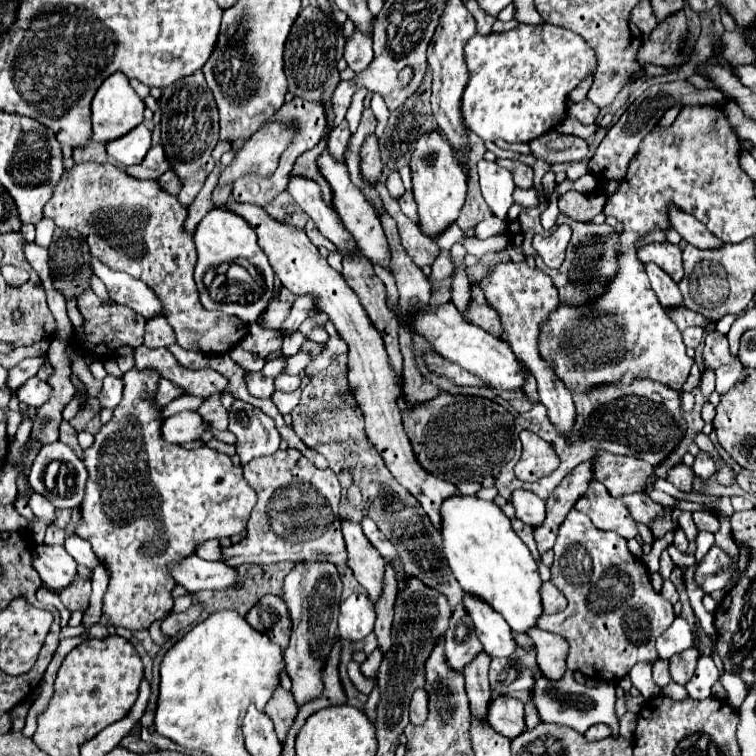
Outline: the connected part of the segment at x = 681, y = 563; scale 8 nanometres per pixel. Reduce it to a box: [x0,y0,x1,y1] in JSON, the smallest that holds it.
[667,545,693,567]

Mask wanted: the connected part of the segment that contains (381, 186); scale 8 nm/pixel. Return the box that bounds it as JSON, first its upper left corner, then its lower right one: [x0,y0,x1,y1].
[375,183,439,267]

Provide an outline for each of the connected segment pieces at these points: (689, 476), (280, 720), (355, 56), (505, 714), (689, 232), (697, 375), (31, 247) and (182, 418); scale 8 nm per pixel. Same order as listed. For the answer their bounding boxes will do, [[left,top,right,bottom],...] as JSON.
[[669,463,695,491],[265,687,297,743],[343,29,373,73],[489,697,525,739],[669,207,723,249],[681,363,701,391],[23,243,51,283],[161,409,211,443]]

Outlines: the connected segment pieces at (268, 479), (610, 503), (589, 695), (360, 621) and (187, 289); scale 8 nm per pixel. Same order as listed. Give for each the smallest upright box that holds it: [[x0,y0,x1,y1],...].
[[221,449,347,567],[575,481,637,539],[533,671,619,733],[339,593,375,641],[43,163,247,355]]

